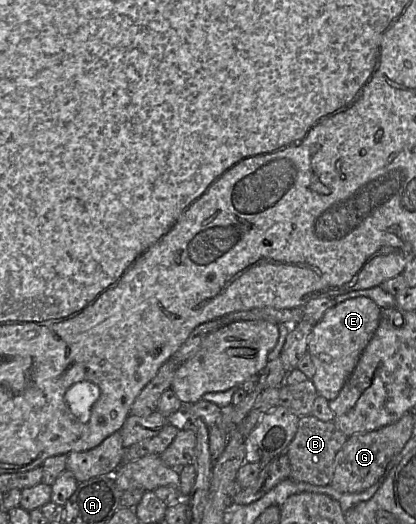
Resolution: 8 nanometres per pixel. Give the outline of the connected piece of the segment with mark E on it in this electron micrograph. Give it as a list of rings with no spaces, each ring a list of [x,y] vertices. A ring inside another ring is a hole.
[[[369,297],[351,298],[325,311],[309,335],[308,352],[315,367],[312,382],[319,396],[335,399],[355,369],[380,321],[381,308]]]

